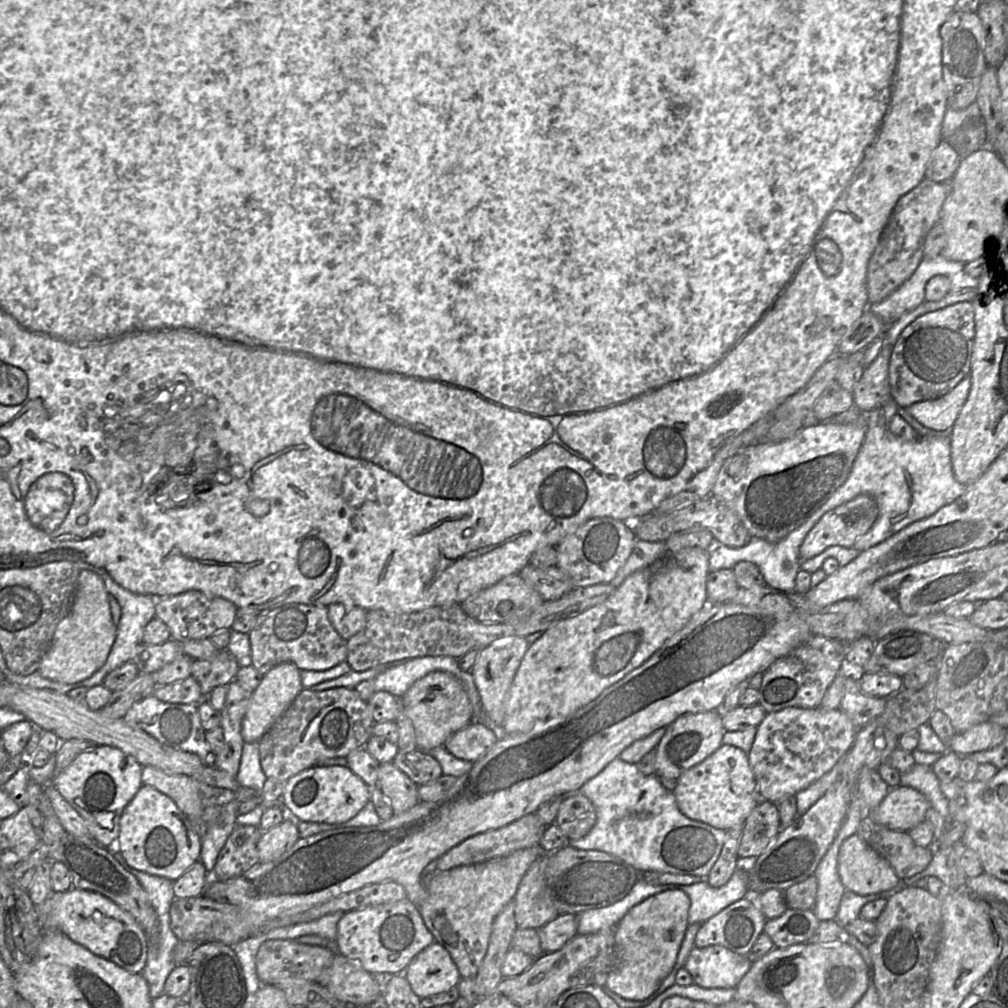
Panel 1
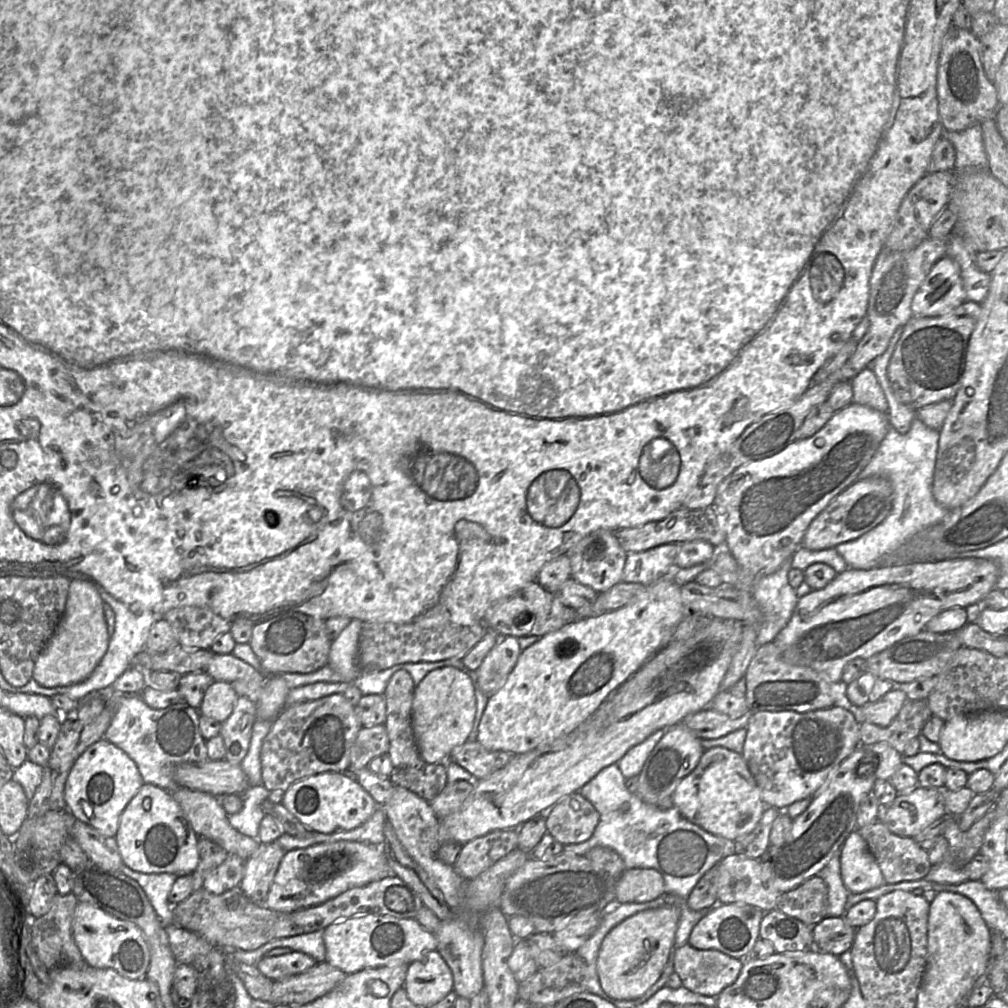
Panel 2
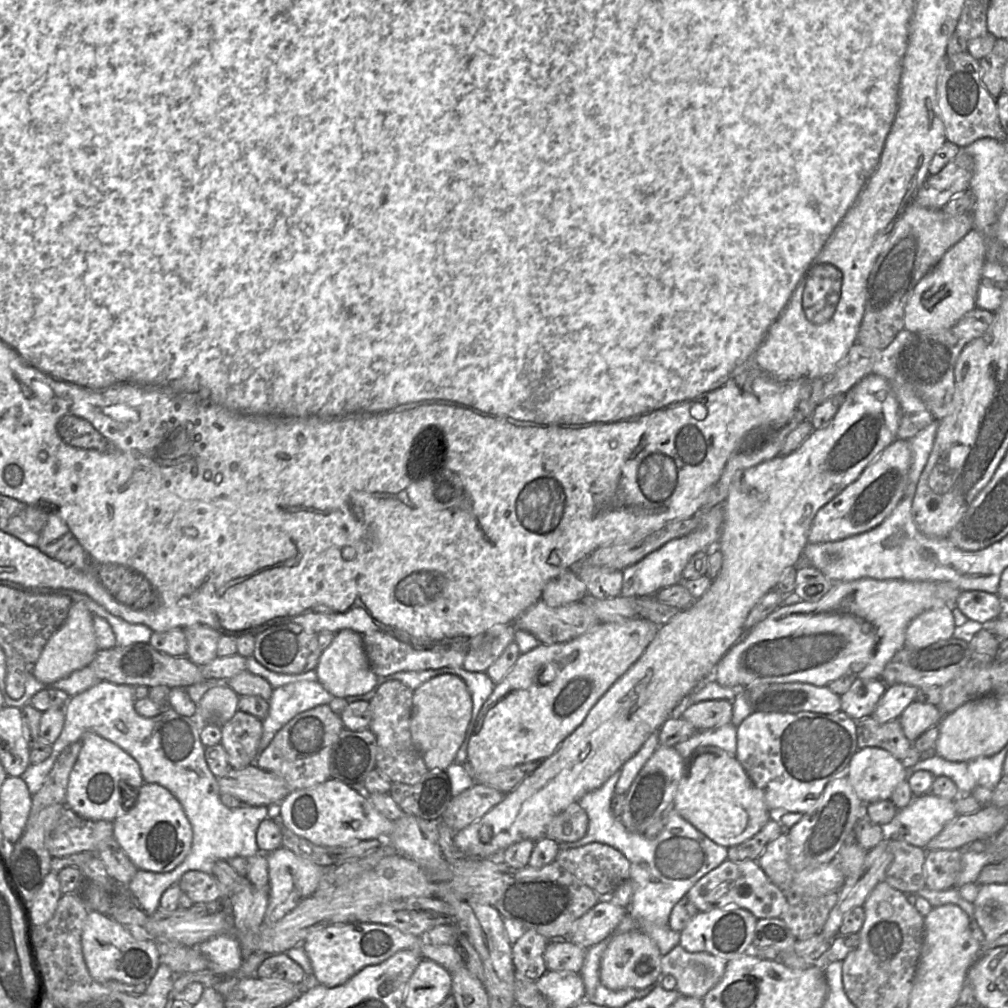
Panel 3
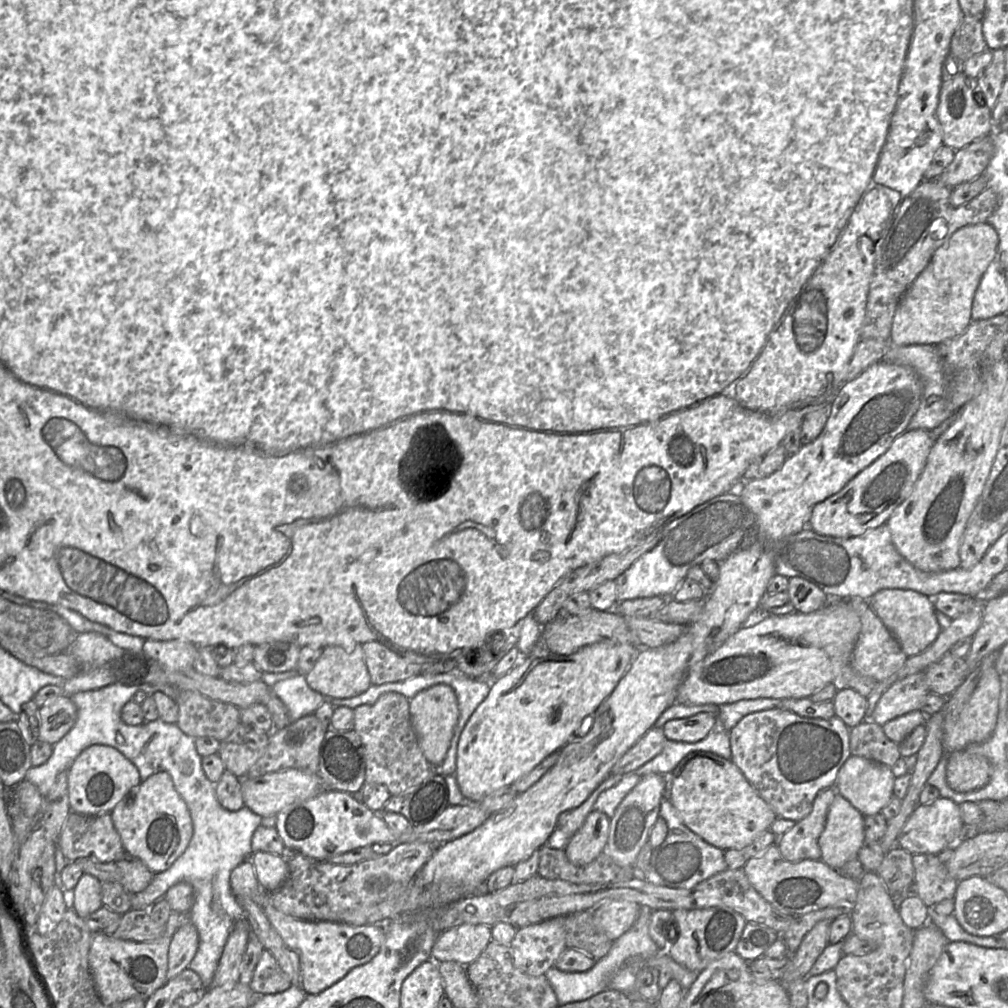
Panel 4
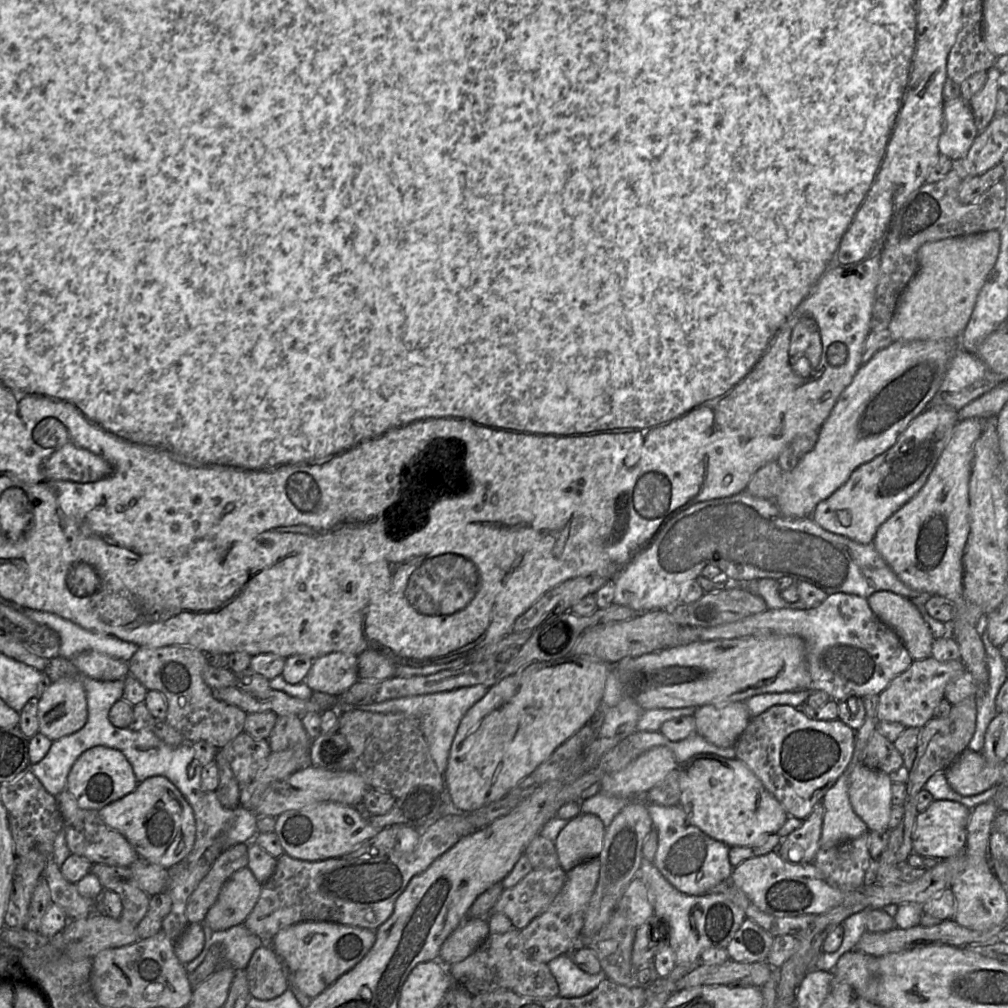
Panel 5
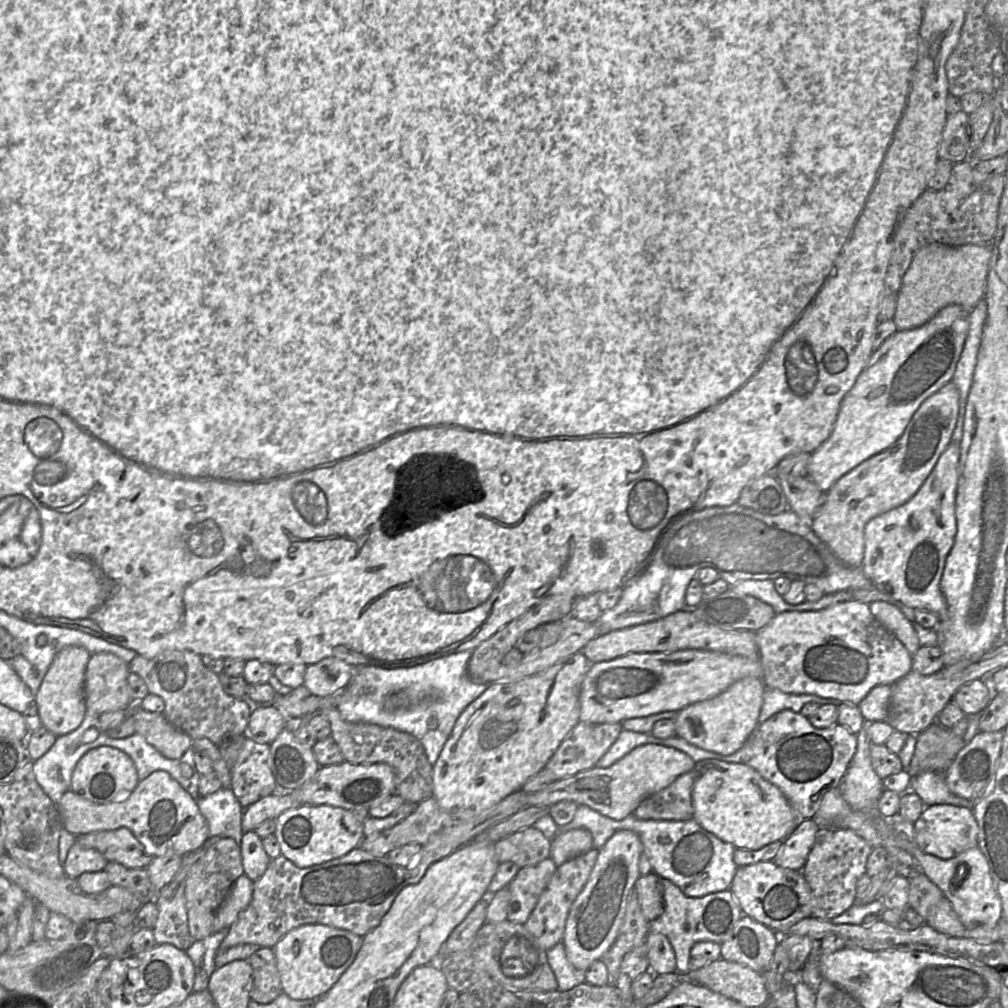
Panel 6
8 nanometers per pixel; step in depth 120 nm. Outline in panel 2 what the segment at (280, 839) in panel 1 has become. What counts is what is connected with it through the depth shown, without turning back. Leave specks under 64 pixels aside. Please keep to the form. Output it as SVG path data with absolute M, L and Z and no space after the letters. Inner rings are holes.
M277 842L260 843L257 850L246 860L239 887L252 902L264 903L285 853Z

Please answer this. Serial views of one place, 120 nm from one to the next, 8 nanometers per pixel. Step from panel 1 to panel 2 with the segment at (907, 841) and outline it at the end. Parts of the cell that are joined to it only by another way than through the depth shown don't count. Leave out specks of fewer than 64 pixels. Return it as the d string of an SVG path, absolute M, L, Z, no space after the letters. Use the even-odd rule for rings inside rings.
M876 821L856 831L865 839L881 870L885 884L920 880L930 871L932 865L929 861L929 852L922 849L912 838L893 834L881 821Z

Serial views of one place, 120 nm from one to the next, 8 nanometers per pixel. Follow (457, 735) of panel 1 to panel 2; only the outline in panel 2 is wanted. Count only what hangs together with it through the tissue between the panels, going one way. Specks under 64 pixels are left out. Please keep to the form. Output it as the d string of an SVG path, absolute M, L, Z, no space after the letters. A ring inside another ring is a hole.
M475 740L454 748L450 759L468 771L474 781L479 781L504 767L512 756L504 751L490 751Z

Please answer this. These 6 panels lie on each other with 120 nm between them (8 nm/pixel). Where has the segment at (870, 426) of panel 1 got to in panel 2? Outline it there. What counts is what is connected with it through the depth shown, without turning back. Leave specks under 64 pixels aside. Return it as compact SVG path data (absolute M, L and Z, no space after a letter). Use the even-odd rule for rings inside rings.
M917 418L912 421L911 428L906 434L900 434L890 426L878 450L858 475L857 480L870 477L888 479L894 490L892 509L887 517L876 527L856 539L835 547L836 551L845 559L849 568L866 570L905 564L905 561L900 558L900 548L918 533L942 521L950 512L950 509L935 500L932 492L938 443L939 431L929 428Z

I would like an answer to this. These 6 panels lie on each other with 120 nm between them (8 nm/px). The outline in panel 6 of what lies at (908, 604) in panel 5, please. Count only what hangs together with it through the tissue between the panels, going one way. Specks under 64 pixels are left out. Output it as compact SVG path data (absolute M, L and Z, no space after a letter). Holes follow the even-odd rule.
M874 601L869 608L875 618L892 632L913 654L921 647L912 622L895 605L884 601Z

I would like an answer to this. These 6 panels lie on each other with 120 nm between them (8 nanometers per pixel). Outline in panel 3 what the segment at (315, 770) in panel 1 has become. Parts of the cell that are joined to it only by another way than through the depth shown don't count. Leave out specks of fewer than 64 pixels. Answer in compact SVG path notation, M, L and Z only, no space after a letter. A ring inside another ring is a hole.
M335 779L293 790L280 802L279 819L297 836L320 846L339 846L372 839L387 841L394 830L394 821L387 819L371 804L363 788L359 790Z

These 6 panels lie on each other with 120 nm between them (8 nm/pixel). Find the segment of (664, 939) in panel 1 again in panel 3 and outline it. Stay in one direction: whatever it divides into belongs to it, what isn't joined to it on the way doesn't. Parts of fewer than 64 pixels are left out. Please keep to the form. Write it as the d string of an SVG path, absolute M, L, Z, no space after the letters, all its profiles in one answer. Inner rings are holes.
M640 929L614 935L600 963L601 983L610 990L642 989L661 979L661 953L656 943Z

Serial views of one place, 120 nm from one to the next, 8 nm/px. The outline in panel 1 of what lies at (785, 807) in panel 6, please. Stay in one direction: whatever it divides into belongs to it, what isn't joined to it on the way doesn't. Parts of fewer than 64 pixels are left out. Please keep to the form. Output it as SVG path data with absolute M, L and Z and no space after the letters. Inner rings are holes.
M726 744L684 771L677 779L673 793L679 810L686 817L725 831L743 826L755 806L762 801L748 753Z

